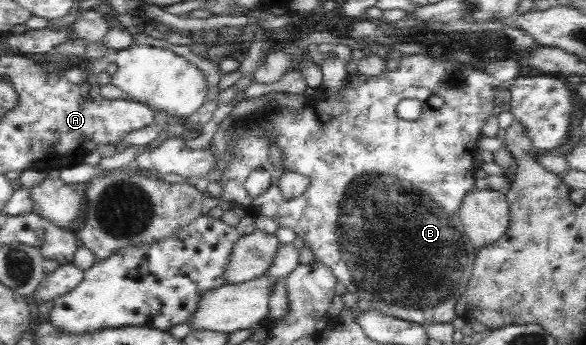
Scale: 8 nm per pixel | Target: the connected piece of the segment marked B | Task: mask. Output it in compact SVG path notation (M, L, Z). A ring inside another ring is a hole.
M422 52L416 54L404 55L402 54L399 60L398 69L396 71L389 71L385 69L382 74L376 77L369 77L360 71L356 73L346 74L346 81L340 87L340 91L336 95L331 95L328 91L323 91L322 86L314 88L314 97L309 99L304 107L300 109L290 109L288 107L276 107L274 113L272 110L266 108L263 112L258 112L255 118L250 117L246 121L236 120L232 125L224 127L228 141L234 142L232 153L230 153L229 160L224 163L224 169L220 167L220 157L215 151L215 146L210 142L204 149L190 149L185 145L183 138L172 135L171 138L163 139L158 148L152 151L143 152L140 157L136 158L134 163L143 170L156 174L166 179L189 179L190 182L206 177L210 173L218 173L218 179L215 180L218 185L221 185L221 201L224 203L236 204L246 210L247 216L252 216L254 219L259 216L268 217L279 227L287 227L302 239L305 247L312 251L314 262L321 262L329 266L334 277L337 278L337 283L342 283L346 289L358 298L364 298L372 303L372 307L380 310L384 315L389 315L398 319L403 319L415 324L420 324L424 328L432 323L449 323L451 319L456 317L455 307L462 300L462 295L469 284L469 277L473 268L473 263L477 254L476 248L472 245L464 226L458 216L458 209L460 209L462 198L466 192L474 185L474 156L478 150L478 143L482 137L482 127L486 124L488 117L492 116L494 107L499 101L499 97L495 93L495 87L498 84L497 80L486 73L477 69L476 66L470 66L466 62L458 62L458 60L442 60L442 58L434 58L430 54L422 55ZM431 97L439 97L442 99L440 108L433 108L429 104ZM404 99L418 99L422 103L422 114L417 121L406 122L396 114L396 105ZM272 144L282 148L285 152L285 162L282 169L272 167L268 162L268 151ZM263 169L270 174L270 187L266 193L262 193L256 198L248 194L245 188L246 179L252 171ZM284 173L299 173L308 179L308 185L304 192L299 197L286 199L278 181L282 179Z

